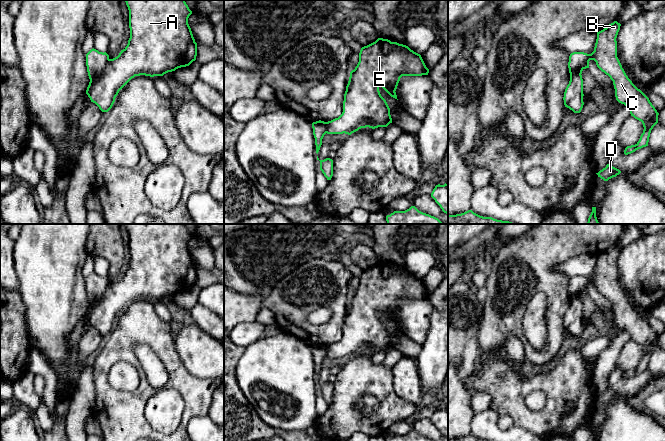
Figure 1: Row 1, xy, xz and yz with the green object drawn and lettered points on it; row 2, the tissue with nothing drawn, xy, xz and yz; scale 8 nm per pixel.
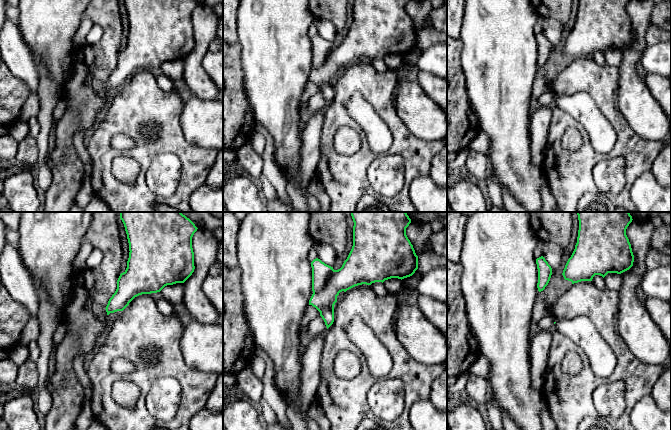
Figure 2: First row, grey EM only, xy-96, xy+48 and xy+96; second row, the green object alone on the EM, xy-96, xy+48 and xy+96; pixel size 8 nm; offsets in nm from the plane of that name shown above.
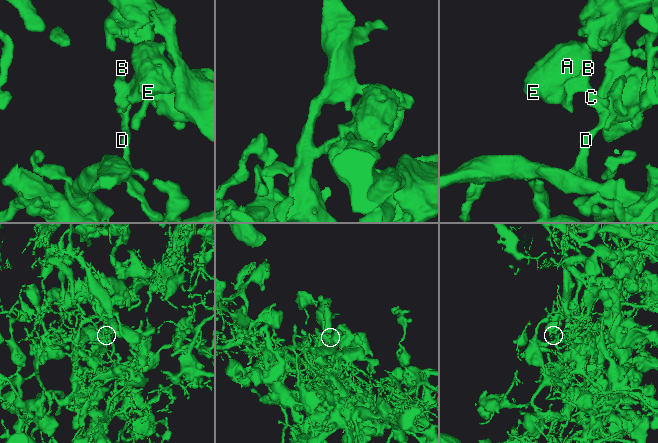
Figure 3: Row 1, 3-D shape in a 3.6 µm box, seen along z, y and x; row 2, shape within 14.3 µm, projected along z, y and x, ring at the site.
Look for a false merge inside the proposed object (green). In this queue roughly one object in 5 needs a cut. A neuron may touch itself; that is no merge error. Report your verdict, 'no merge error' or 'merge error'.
merge error

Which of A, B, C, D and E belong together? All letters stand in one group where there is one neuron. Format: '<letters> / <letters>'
A E / B C D

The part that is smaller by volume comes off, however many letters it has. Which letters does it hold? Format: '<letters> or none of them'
B, C, D

